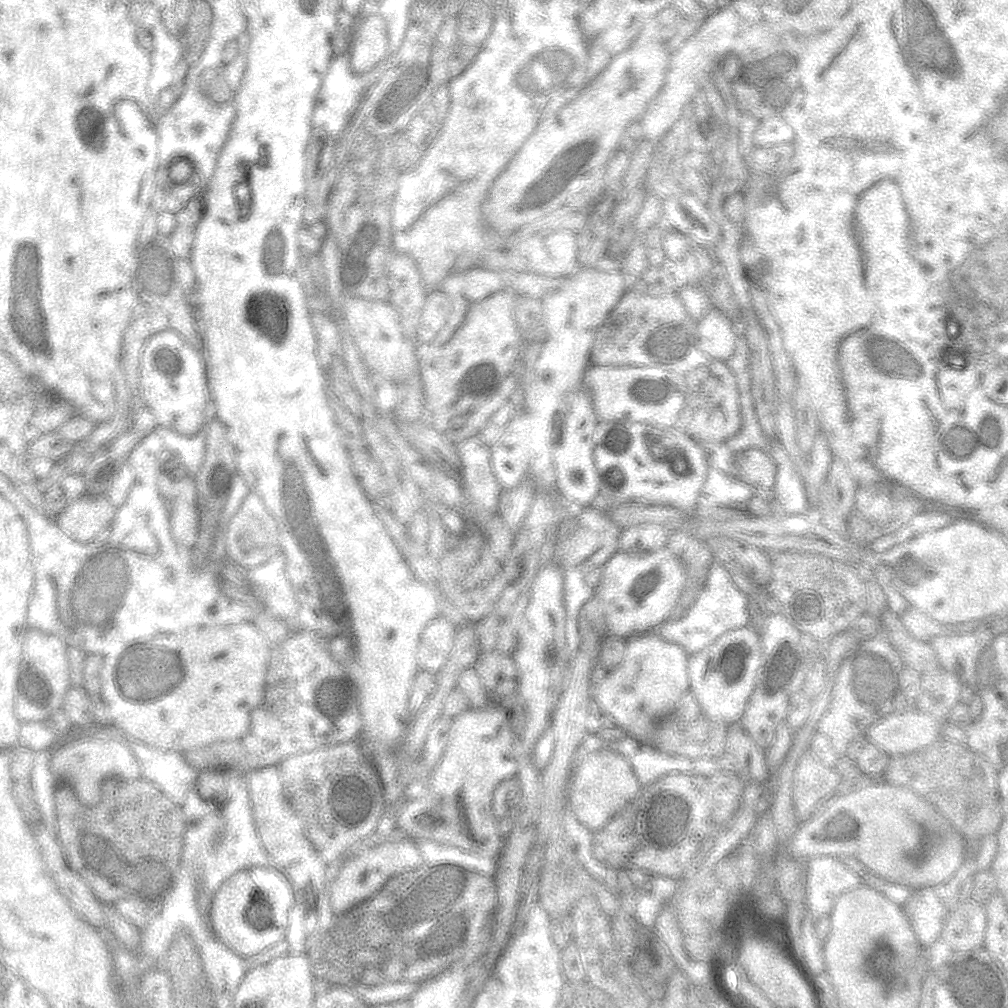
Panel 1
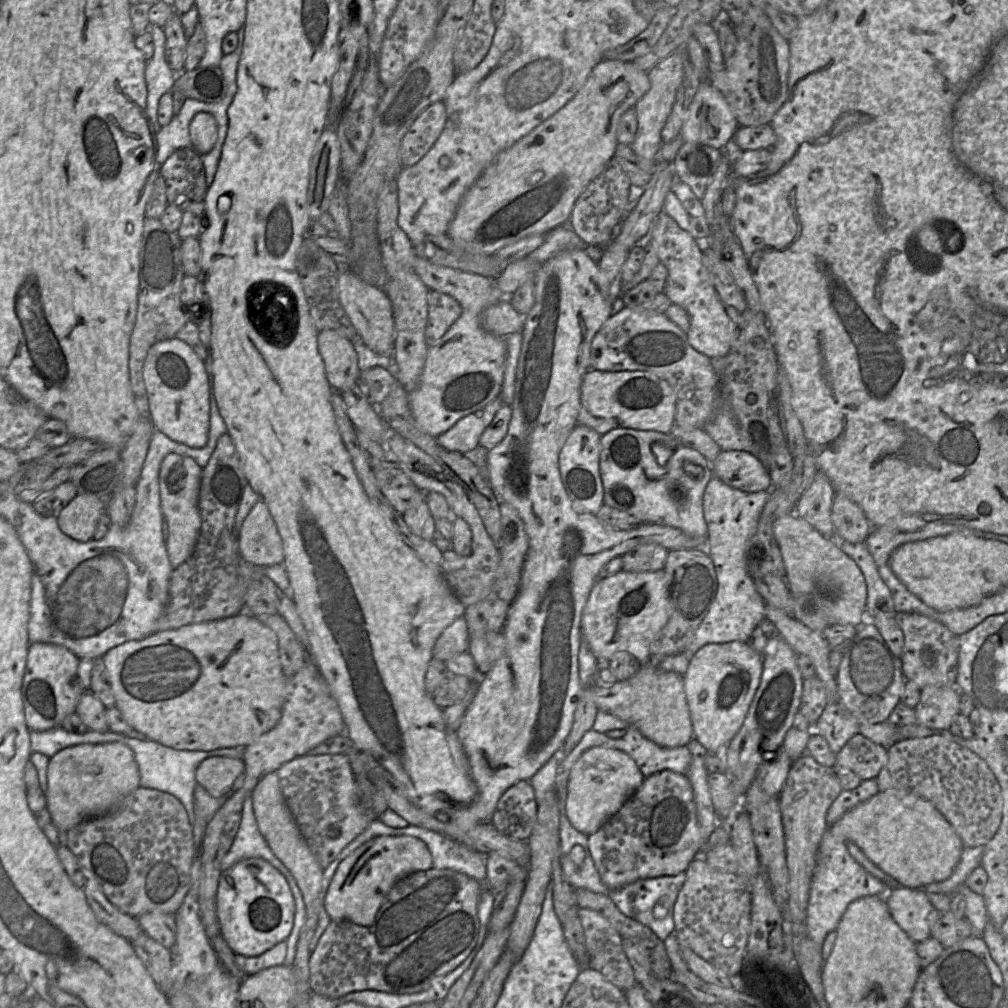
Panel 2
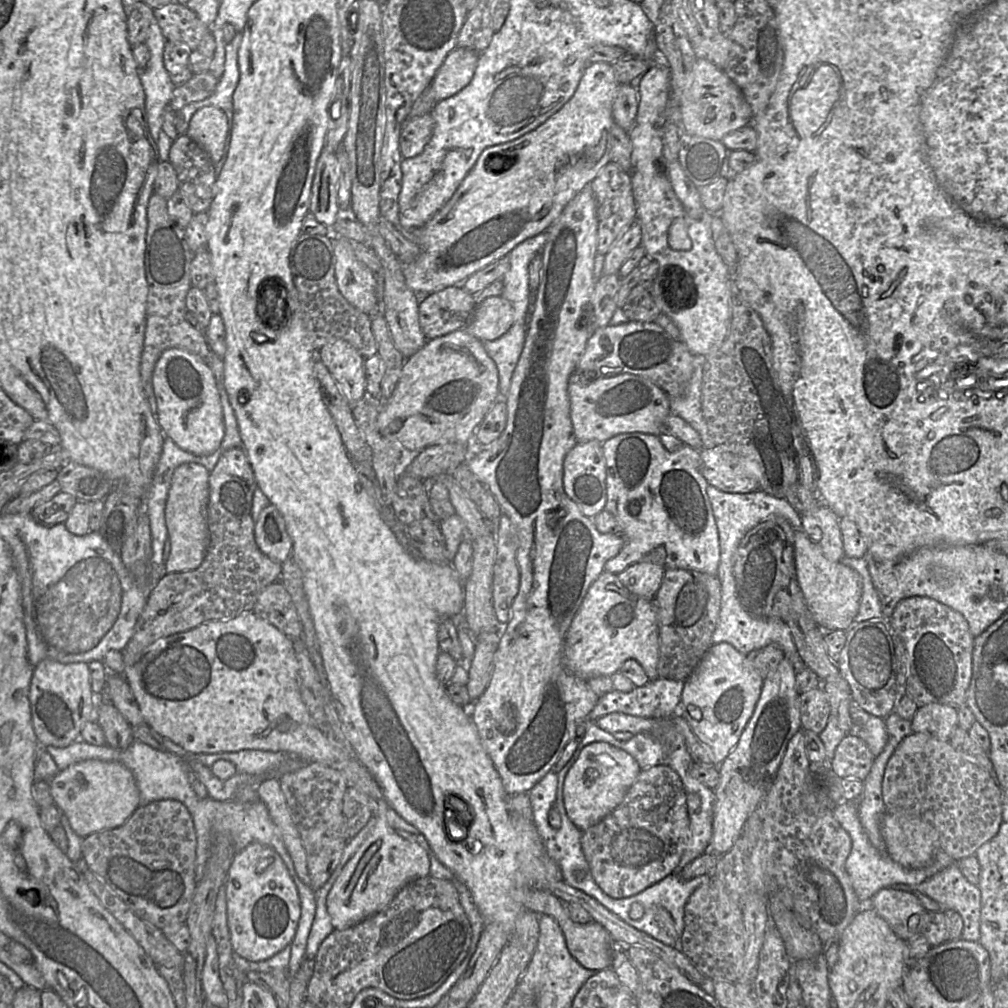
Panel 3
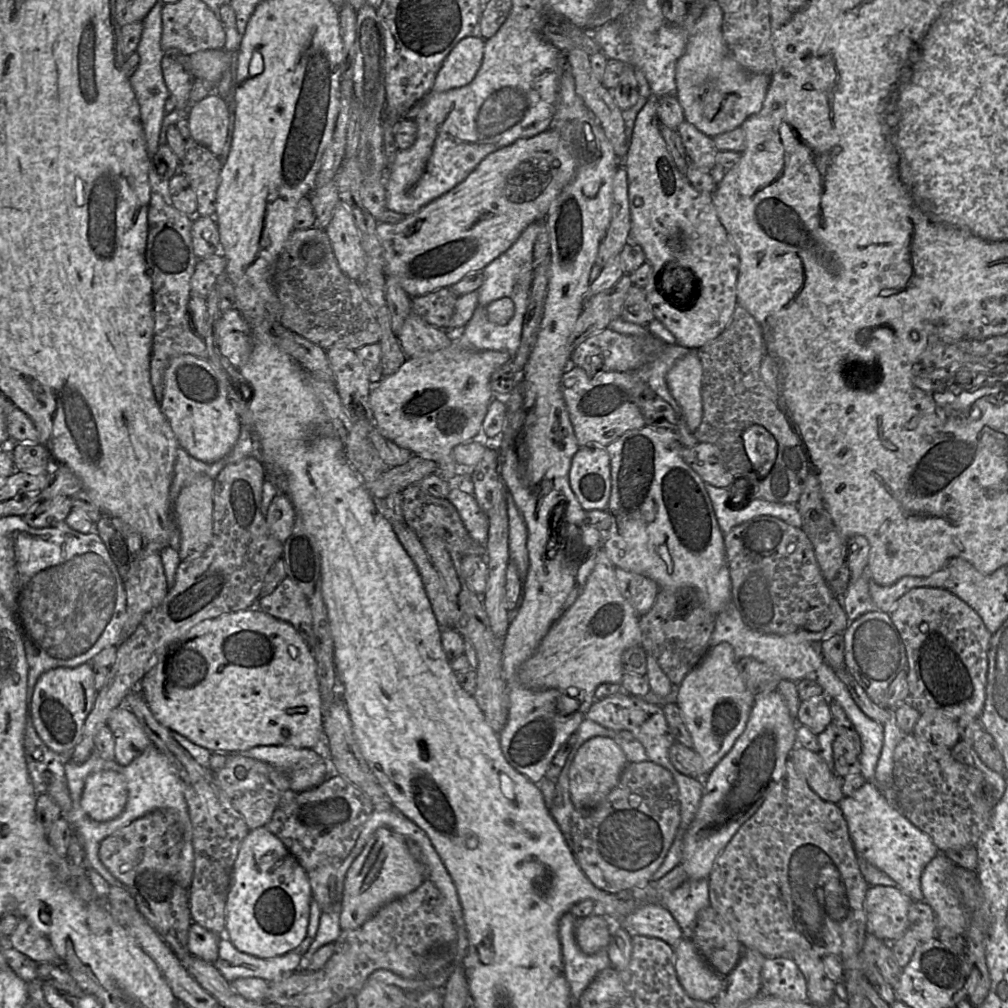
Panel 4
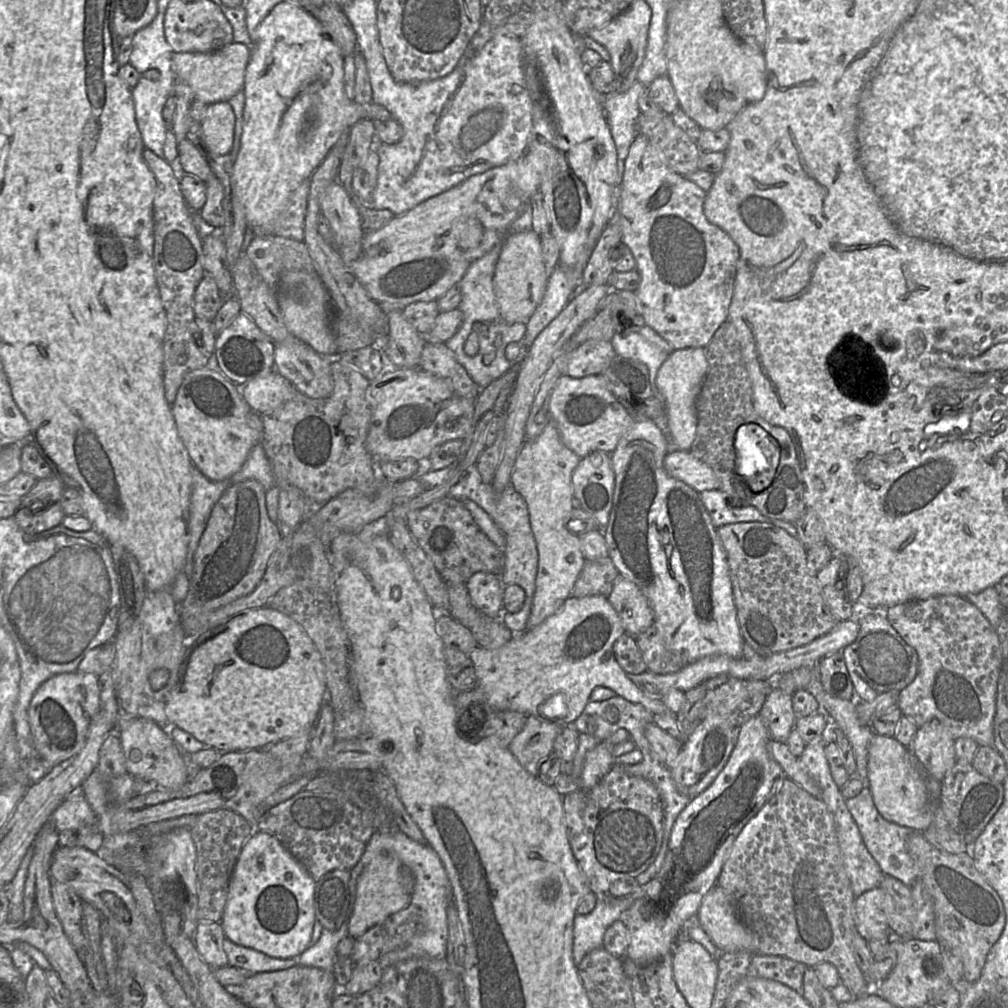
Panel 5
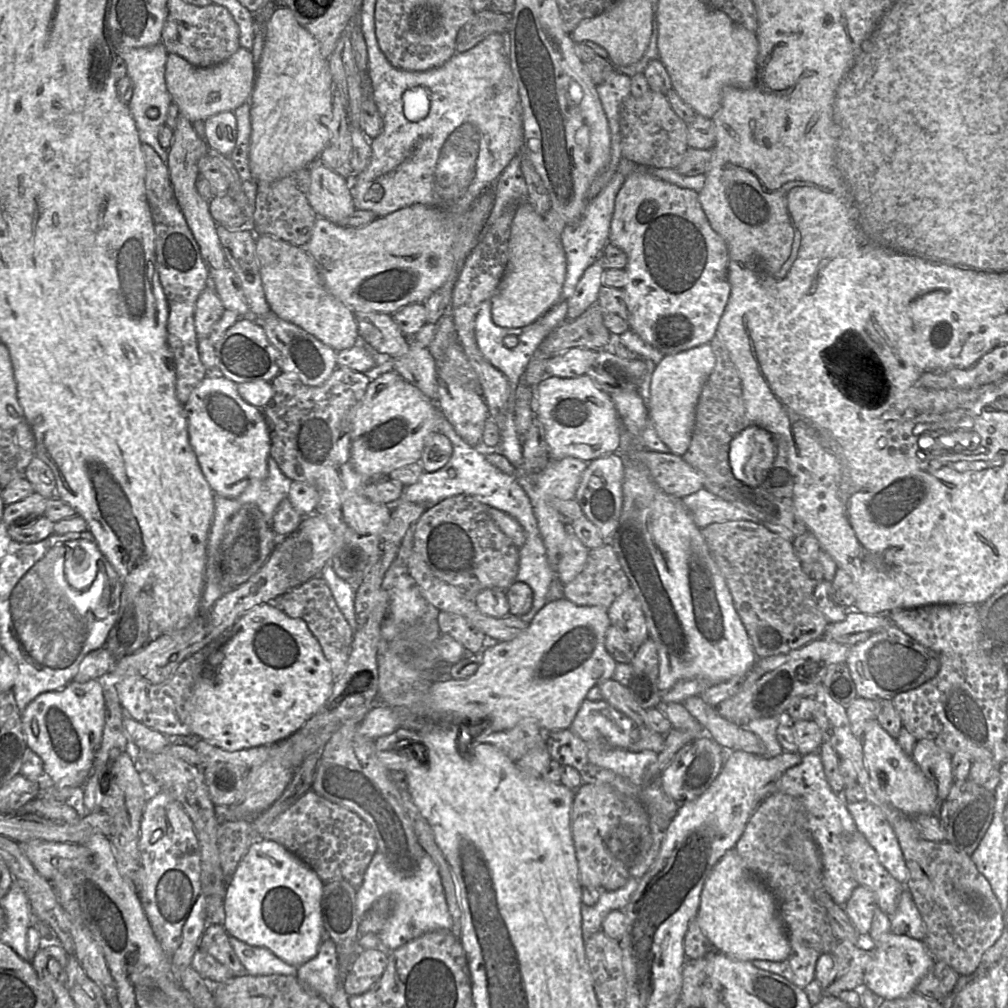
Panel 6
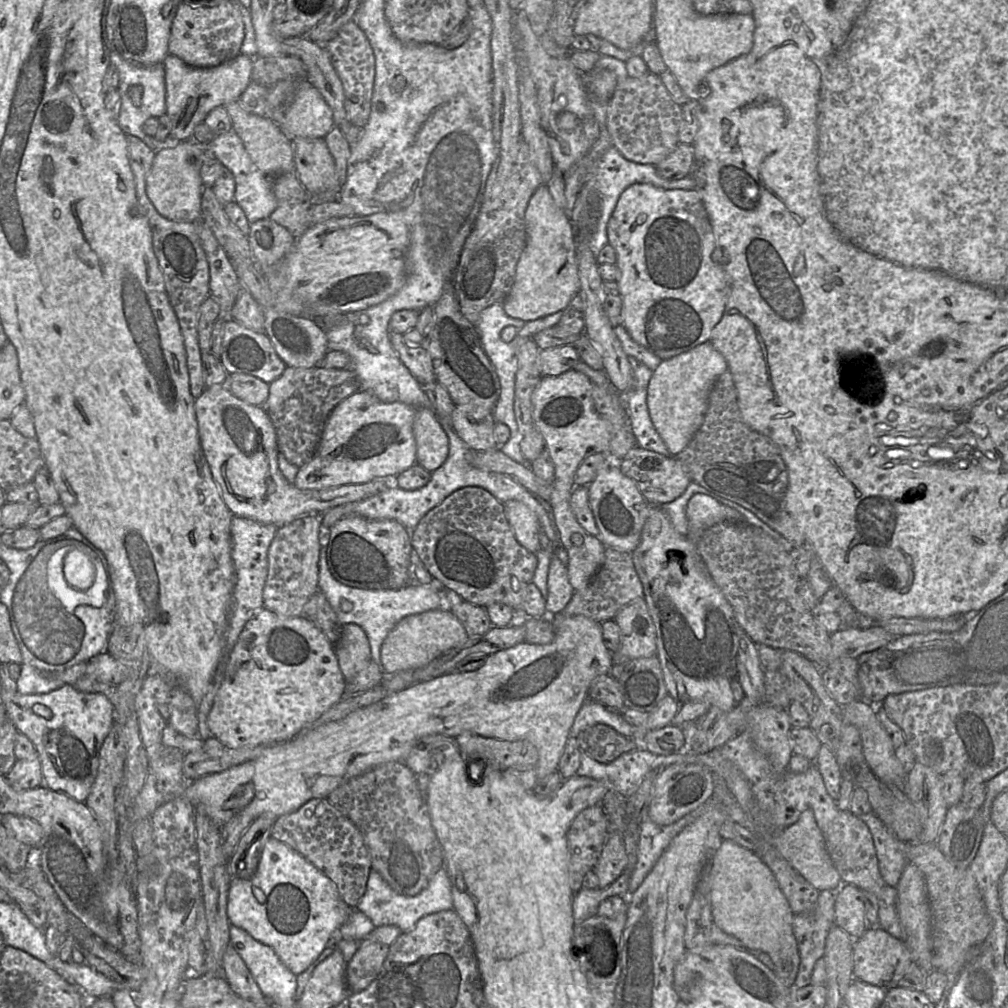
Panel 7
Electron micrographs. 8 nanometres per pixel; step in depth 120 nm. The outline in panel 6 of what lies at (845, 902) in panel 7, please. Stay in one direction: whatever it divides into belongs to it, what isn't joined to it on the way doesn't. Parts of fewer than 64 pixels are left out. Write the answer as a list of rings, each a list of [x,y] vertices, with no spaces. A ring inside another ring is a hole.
[[[858,885],[843,908],[856,931],[860,935],[869,934],[873,915],[879,908],[873,891]]]

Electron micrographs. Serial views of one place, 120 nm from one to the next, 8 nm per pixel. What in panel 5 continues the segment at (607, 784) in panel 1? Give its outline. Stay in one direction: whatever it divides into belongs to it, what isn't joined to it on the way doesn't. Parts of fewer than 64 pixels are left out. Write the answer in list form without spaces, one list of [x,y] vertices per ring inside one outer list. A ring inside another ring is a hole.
[[[625,729],[616,731],[607,741],[587,752],[579,777],[579,789],[594,787],[616,764],[611,747],[632,738]]]

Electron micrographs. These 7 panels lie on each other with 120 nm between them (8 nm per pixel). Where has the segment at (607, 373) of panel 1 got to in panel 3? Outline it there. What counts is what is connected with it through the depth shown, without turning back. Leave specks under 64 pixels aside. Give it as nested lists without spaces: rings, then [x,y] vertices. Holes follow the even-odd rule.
[[[577,367],[569,377],[568,393],[577,442],[595,439],[603,443],[626,432],[661,435],[661,424],[672,413],[667,393],[649,378],[638,374],[618,373],[589,379]]]

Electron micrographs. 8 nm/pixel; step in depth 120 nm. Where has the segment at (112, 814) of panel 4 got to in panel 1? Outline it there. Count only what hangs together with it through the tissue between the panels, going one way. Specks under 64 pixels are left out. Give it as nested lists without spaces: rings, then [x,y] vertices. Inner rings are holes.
[[[114,740],[61,744],[52,750],[50,769],[56,784],[68,784],[79,801],[87,806],[96,806],[100,802],[102,783],[105,779],[118,777],[124,780],[135,780],[142,777],[141,764],[130,748]]]

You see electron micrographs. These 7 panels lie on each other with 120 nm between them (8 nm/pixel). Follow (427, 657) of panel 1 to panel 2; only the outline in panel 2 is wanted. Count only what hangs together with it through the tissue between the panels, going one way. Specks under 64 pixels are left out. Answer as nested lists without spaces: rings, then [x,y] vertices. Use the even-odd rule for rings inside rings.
[[[462,618],[452,622],[435,642],[432,655],[434,659],[447,662],[452,657],[466,652],[470,645],[470,635],[467,622]]]

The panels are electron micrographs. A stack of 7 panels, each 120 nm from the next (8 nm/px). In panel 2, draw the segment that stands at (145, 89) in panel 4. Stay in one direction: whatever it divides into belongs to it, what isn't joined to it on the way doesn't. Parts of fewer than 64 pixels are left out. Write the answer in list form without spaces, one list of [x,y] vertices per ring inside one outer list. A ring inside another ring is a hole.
[[[151,25],[149,29],[154,41],[154,54],[147,62],[145,81],[147,87],[147,116],[156,132],[161,128],[158,121],[158,104],[161,96],[171,92],[177,78],[165,56],[166,36],[163,28]]]

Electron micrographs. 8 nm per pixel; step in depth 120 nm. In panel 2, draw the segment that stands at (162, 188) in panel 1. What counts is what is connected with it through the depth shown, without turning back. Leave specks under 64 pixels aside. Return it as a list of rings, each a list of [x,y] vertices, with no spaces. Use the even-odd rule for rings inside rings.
[[[180,148],[160,166],[169,205],[183,211],[204,214],[208,189],[201,154],[194,148]]]

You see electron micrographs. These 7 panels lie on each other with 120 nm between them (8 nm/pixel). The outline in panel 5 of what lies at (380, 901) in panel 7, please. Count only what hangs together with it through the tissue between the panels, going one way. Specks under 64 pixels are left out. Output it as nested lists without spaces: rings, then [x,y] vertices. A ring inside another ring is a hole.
[[[375,831],[360,859],[364,868],[378,852],[393,854],[412,871],[414,889],[410,904],[416,906],[419,911],[417,932],[413,939],[406,946],[381,956],[379,959],[381,967],[386,969],[399,961],[411,958],[446,958],[448,948],[447,909],[452,902],[452,888],[439,855],[430,845],[418,843],[402,831],[393,834]]]

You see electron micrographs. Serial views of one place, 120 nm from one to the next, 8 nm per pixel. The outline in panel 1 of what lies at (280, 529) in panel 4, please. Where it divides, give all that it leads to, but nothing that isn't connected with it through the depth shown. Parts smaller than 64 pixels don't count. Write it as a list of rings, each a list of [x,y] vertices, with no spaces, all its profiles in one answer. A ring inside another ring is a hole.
[[[250,492],[243,501],[228,525],[225,543],[227,557],[247,570],[264,565],[282,553],[277,521],[257,494]]]

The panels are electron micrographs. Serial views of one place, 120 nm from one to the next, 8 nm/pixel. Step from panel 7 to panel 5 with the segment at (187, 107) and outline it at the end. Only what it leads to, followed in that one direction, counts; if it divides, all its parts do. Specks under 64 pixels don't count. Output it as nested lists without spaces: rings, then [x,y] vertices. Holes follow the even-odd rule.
[[[232,42],[218,50],[201,52],[173,52],[173,72],[178,79],[192,89],[194,100],[205,105],[228,102],[230,98],[243,91],[245,72],[251,57],[251,46]]]

